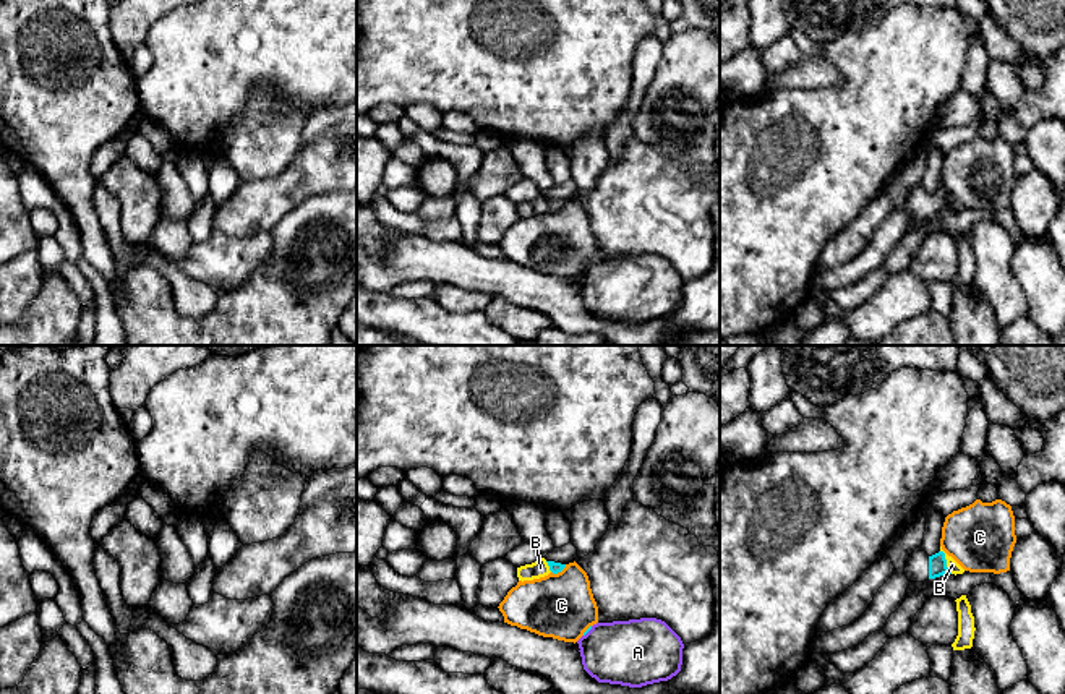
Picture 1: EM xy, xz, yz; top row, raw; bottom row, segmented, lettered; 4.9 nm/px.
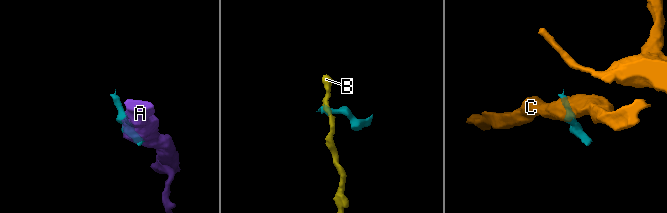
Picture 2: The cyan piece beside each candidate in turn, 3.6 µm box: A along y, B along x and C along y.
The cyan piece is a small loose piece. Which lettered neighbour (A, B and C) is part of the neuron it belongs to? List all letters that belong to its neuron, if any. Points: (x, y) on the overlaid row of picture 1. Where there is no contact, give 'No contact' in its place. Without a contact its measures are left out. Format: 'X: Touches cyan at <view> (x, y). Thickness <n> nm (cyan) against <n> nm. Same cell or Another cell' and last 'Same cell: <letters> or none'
A: Touches cyan at xz (589, 629). Thickness 20 nm (cyan) against 320 nm. Another cell
B: Touches cyan at yz (945, 561). Thickness 100 nm (cyan) against 60 nm. Another cell
C: Touches cyan at xz (558, 571). Thickness 60 nm (cyan) against 320 nm. Another cell
Same cell: none

